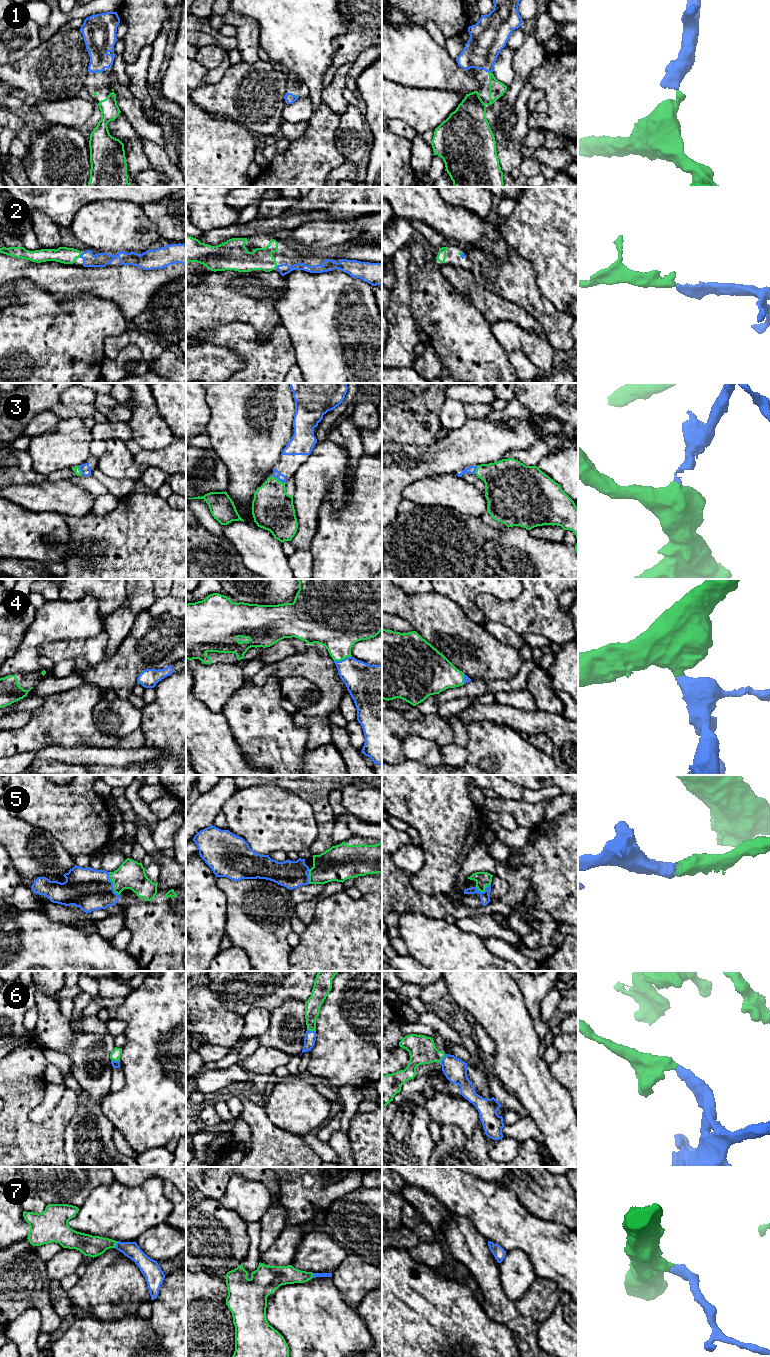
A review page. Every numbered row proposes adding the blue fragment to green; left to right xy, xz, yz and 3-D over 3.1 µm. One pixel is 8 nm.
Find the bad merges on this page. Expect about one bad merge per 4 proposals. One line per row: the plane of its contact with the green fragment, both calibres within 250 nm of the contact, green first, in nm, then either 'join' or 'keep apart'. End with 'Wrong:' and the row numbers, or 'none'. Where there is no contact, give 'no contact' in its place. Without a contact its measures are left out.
1: meets green in yz; 130 nm thick on the green side, 280 nm on the other; join
2: meets green in xy; 130 nm thick on the green side, 110 nm on the other; join
3: meets green in xz; 340 nm thick on the green side, 60 nm on the other; join
4: meets green in xz; 360 nm thick on the green side, 280 nm on the other; join
5: meets green in xy; 220 nm thick on the green side, 320 nm on the other; join
6: meets green in xz; 130 nm thick on the green side, 90 nm on the other; join
7: meets green in xy; 170 nm thick on the green side, 130 nm on the other; join
Wrong: none

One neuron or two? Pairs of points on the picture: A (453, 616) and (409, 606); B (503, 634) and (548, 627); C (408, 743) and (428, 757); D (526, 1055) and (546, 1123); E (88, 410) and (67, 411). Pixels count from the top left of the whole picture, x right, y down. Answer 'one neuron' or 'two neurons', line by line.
A: one neuron
B: two neurons
C: one neuron
D: one neuron
E: one neuron

